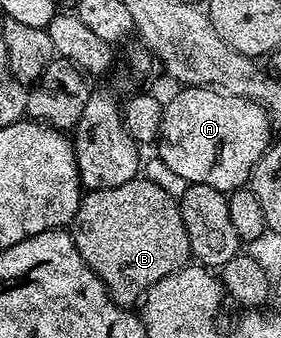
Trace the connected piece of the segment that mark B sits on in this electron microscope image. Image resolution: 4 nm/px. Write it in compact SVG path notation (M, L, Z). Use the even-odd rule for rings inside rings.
M145 178L129 180L124 182L124 186L87 191L74 215L72 235L76 250L80 250L80 258L84 258L84 262L104 282L112 299L127 310L133 309L145 297L147 290L160 282L160 278L186 267L191 259L188 230L184 230L178 200L170 196L168 190L160 190L156 182Z

